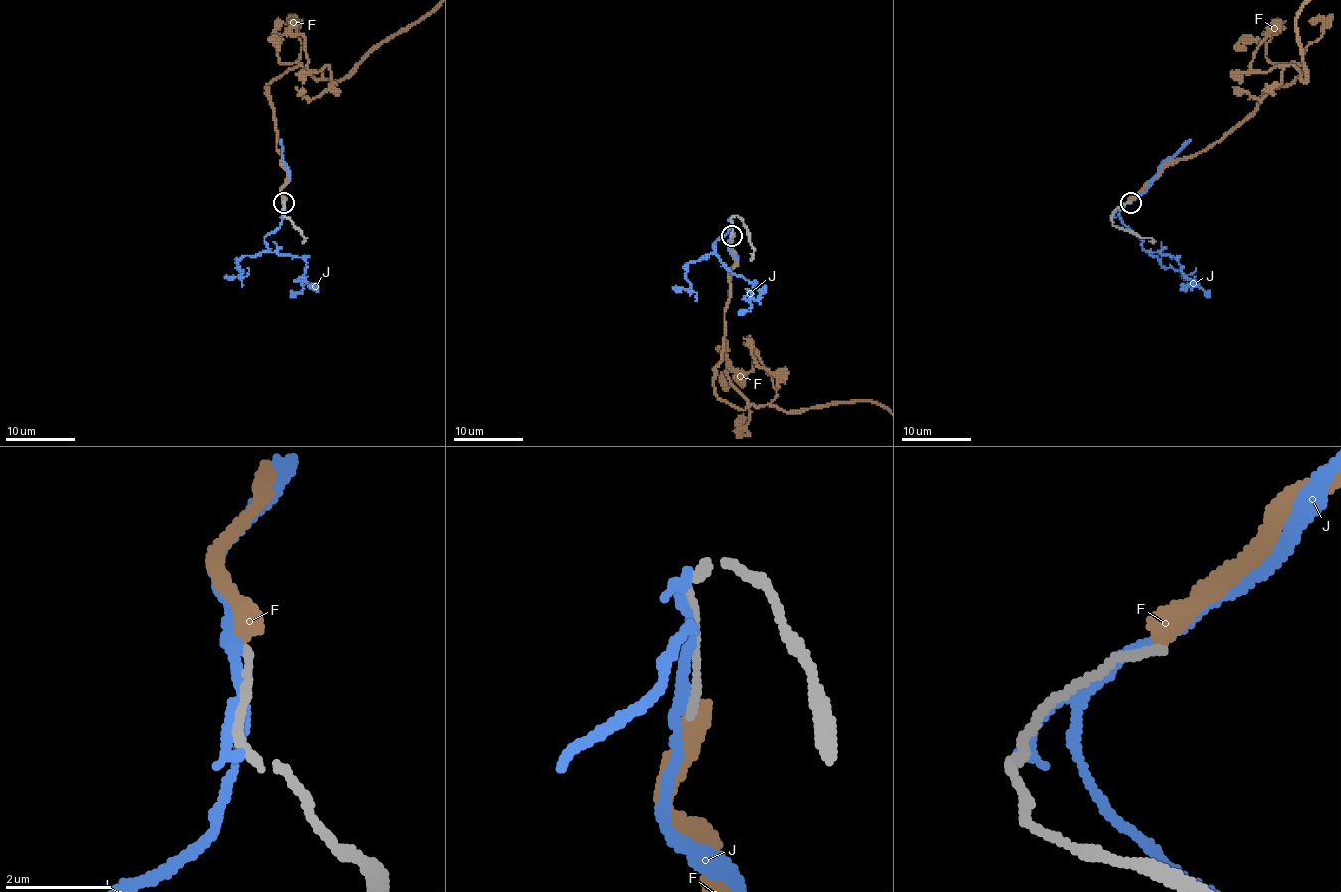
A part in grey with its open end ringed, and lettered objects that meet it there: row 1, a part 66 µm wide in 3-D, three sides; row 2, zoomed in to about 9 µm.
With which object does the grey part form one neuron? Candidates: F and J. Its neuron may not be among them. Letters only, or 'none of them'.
none of them

